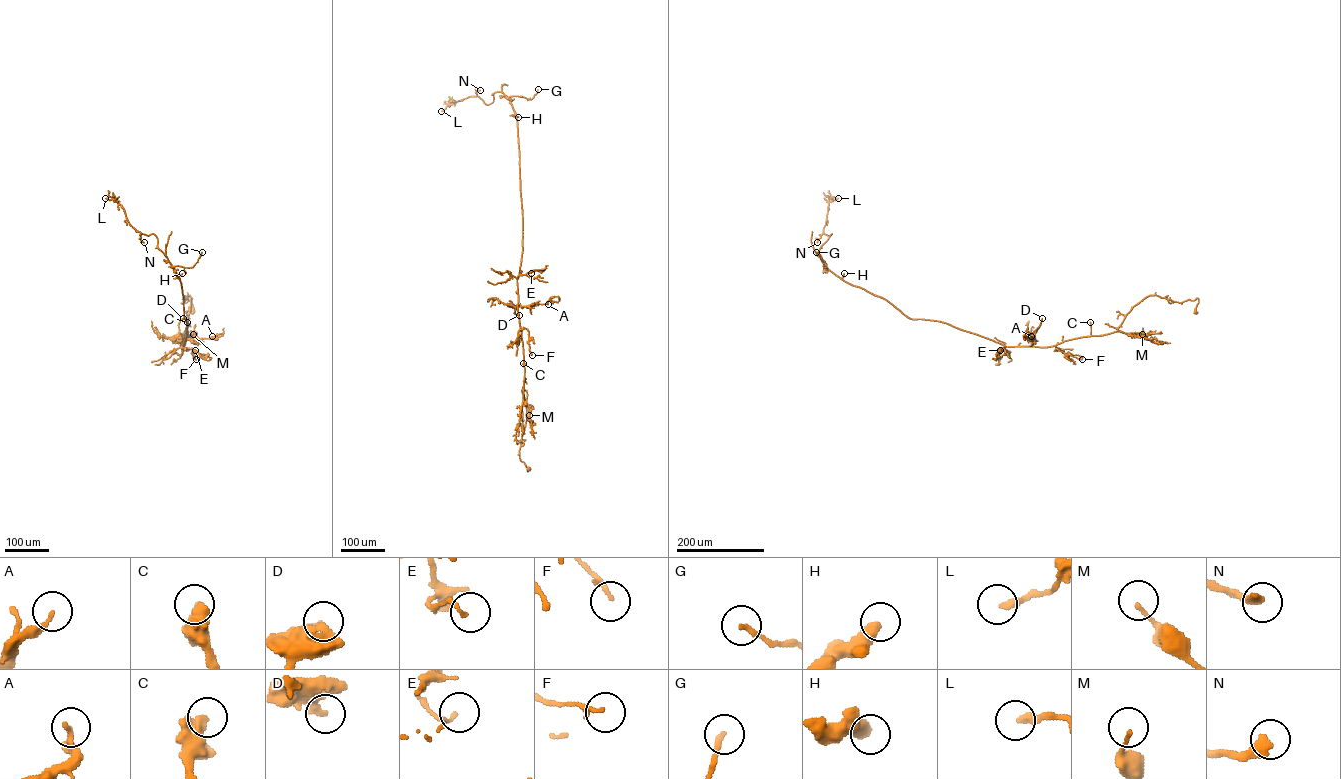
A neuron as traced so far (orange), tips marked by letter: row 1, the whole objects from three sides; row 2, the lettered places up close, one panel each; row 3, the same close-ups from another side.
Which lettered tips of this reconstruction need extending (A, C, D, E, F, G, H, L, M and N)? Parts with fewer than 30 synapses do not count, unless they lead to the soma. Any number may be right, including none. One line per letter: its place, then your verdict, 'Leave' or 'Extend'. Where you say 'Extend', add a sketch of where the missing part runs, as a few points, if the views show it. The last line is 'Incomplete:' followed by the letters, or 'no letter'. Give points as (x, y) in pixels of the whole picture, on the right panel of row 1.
A: Place: (1031, 336). Leave
C: Place: (1090, 322). Leave
D: Place: (1042, 318). Leave
E: Place: (1000, 350). Leave
F: Place: (1082, 359). Leave
G: Place: (816, 252). Leave
H: Place: (844, 273). Leave
L: Place: (838, 198). Leave
M: Place: (1142, 334). Leave
N: Place: (817, 242). Leave
Incomplete: no letter

